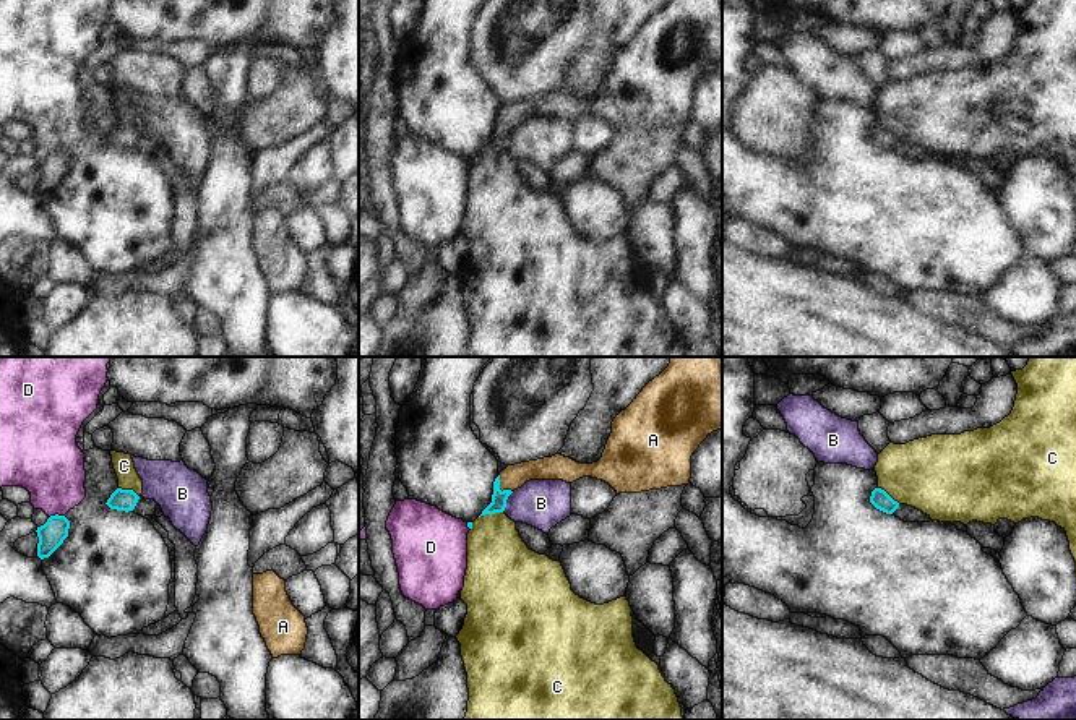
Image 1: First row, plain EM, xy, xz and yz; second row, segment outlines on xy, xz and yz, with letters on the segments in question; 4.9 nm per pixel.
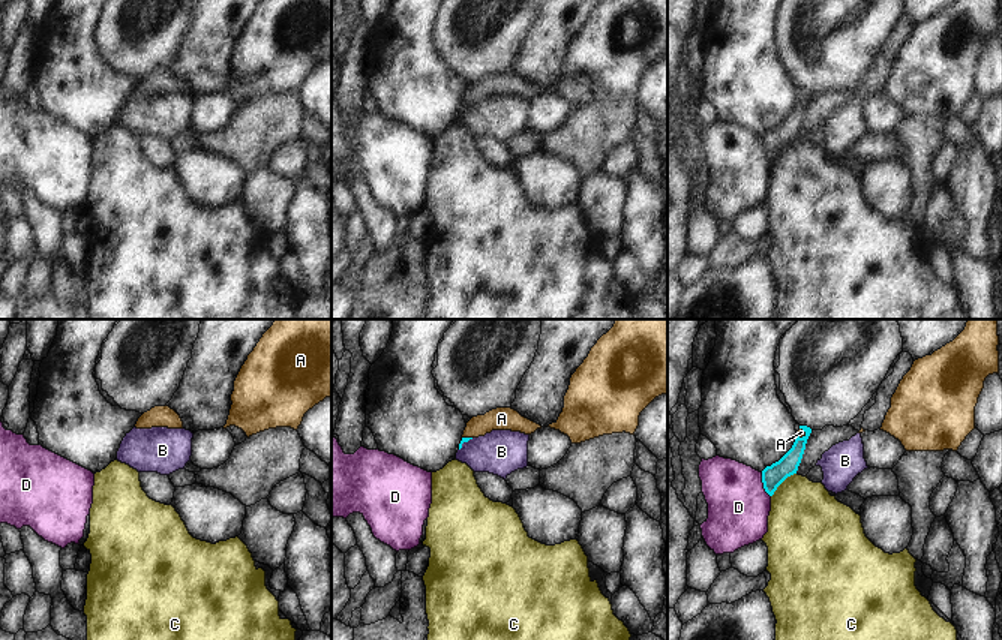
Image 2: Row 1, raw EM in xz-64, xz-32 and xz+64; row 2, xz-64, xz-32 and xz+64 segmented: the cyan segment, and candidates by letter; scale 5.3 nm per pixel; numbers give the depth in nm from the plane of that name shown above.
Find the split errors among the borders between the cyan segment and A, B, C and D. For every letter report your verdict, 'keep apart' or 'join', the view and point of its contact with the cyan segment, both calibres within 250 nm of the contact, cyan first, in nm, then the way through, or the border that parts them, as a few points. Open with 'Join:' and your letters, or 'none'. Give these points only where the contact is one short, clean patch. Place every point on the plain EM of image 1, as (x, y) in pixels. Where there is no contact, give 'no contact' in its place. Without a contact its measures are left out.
Join: A
A: join; contact xz (499, 124); calibres 80 and 120 nm; way xz (499, 135), (499, 124), (513, 114)
B: keep apart; contact xz (505, 138); calibres 80 and 240 nm; border xz (513, 128), (502, 148)
C: keep apart; contact xz (490, 150); calibres 80 and 320 nm; border xz (502, 148), (479, 154)
D: keep apart; contact xy (55, 151); calibres 130 and 340 nm; border xy (64, 151), (52, 151), (49, 154)

